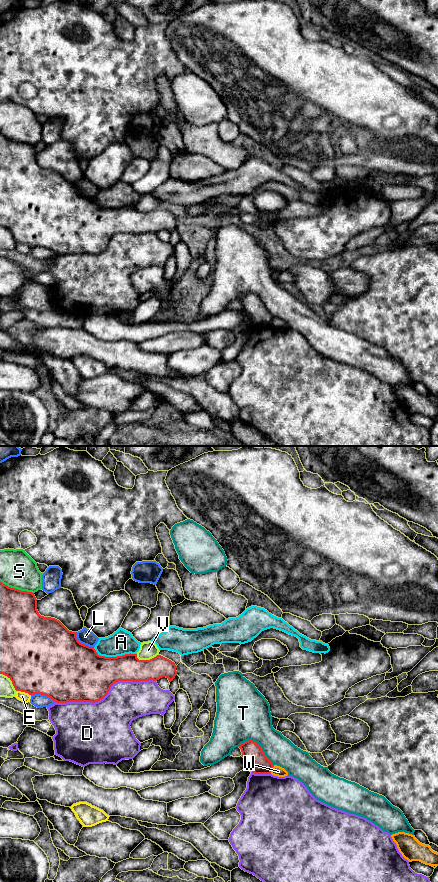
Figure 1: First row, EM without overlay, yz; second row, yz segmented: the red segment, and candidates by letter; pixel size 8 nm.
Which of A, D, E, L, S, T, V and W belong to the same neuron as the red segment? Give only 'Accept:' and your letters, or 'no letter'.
Accept: no letter

